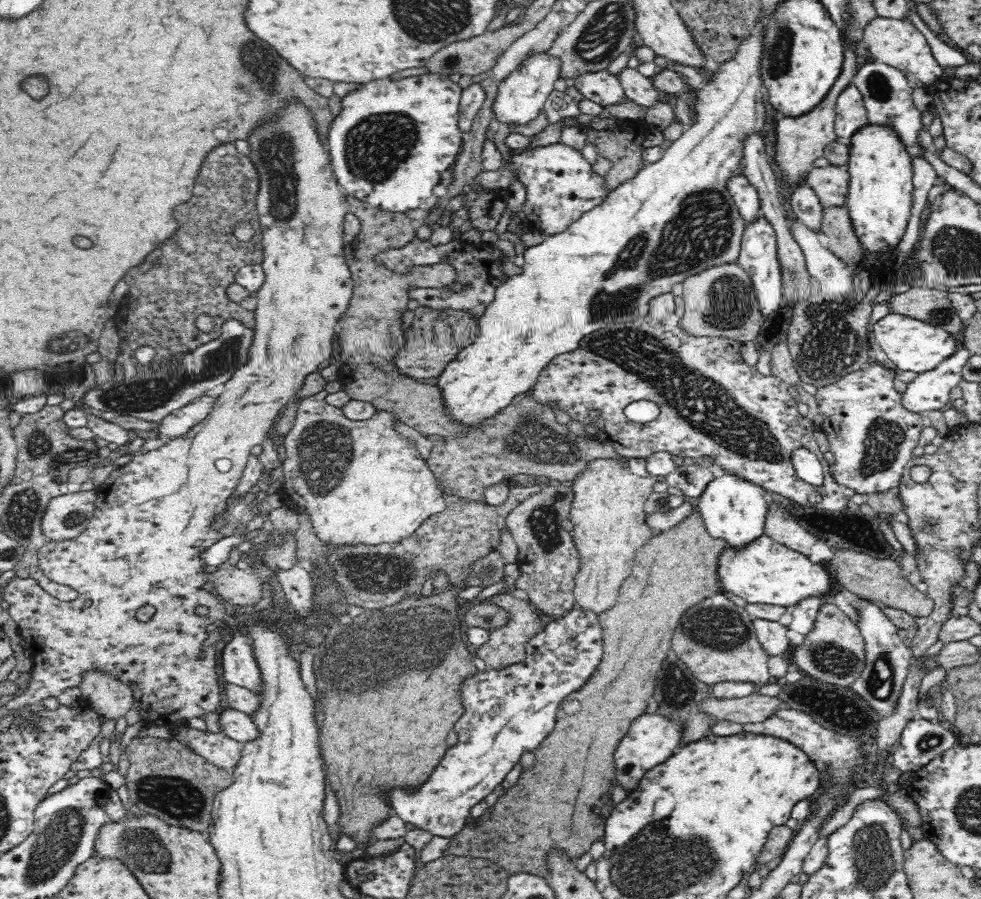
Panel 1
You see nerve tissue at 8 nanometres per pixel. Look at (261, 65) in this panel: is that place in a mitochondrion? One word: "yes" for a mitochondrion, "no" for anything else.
yes

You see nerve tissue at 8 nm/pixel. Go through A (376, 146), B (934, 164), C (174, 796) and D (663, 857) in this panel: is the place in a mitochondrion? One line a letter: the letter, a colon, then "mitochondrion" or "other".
A: mitochondrion
B: other
C: mitochondrion
D: mitochondrion

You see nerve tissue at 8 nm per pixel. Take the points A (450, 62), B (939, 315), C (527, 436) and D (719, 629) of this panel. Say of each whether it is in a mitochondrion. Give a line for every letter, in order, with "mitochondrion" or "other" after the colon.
A: mitochondrion
B: mitochondrion
C: mitochondrion
D: mitochondrion

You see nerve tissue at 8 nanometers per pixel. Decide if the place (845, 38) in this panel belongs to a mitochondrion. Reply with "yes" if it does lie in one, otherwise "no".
no

